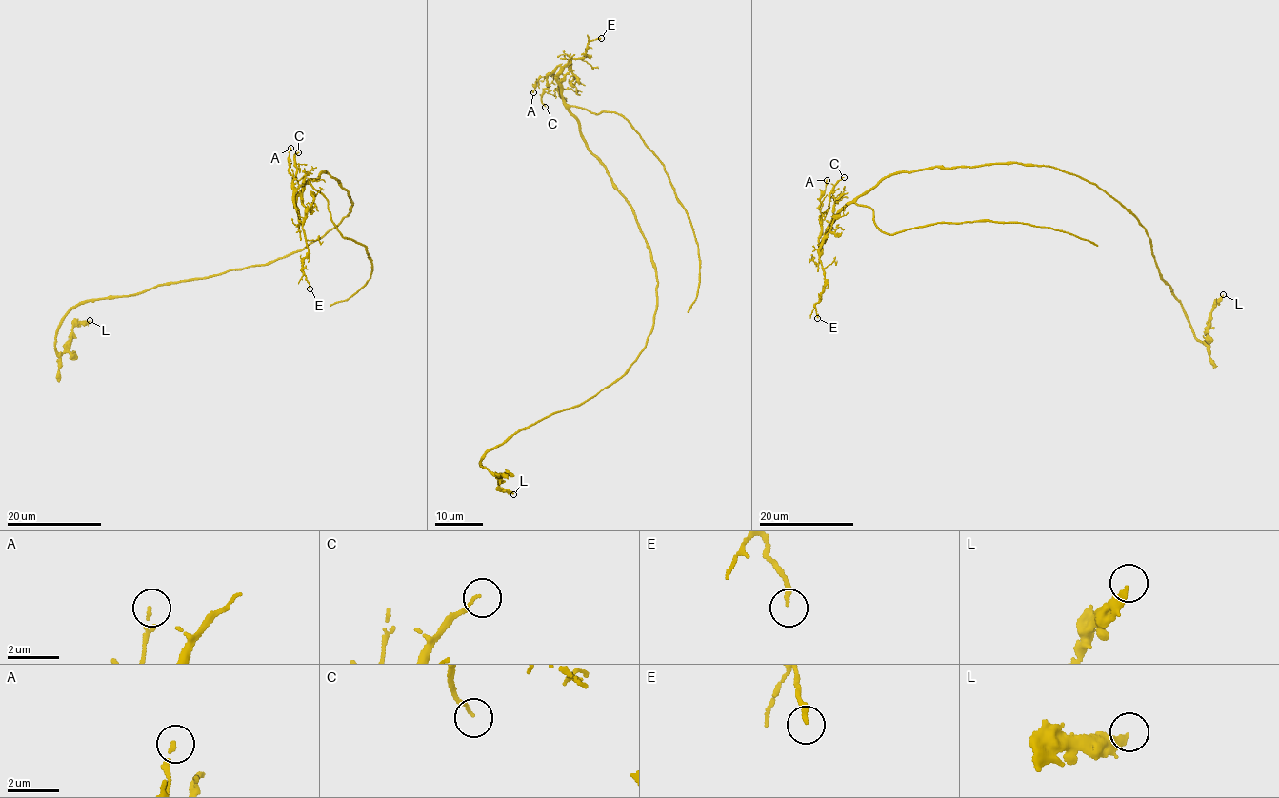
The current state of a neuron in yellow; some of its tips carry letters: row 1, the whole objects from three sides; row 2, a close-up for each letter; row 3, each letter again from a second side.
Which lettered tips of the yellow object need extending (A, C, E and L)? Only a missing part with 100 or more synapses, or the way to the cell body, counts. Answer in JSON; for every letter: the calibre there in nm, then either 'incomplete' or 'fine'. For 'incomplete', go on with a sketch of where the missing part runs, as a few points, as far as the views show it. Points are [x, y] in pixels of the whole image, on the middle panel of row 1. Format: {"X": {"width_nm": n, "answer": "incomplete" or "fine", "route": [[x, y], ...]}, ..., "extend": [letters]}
{"A": {"width_nm": 110, "answer": "fine"}, "C": {"width_nm": 110, "answer": "fine"}, "E": {"width_nm": 180, "answer": "fine"}, "L": {"width_nm": 240, "answer": "fine"}, "extend": []}

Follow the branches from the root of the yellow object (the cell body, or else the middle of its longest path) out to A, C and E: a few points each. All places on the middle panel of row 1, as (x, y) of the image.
A: (651, 254), (631, 206), (588, 147), (575, 118), (569, 112), (556, 73), (536, 82), (533, 92)
C: (651, 254), (631, 206), (588, 147), (554, 72), (547, 78), (549, 85), (541, 98), (545, 107)
E: (651, 254), (631, 206), (588, 147), (562, 95), (562, 84), (571, 60), (587, 56), (589, 43), (601, 38)

